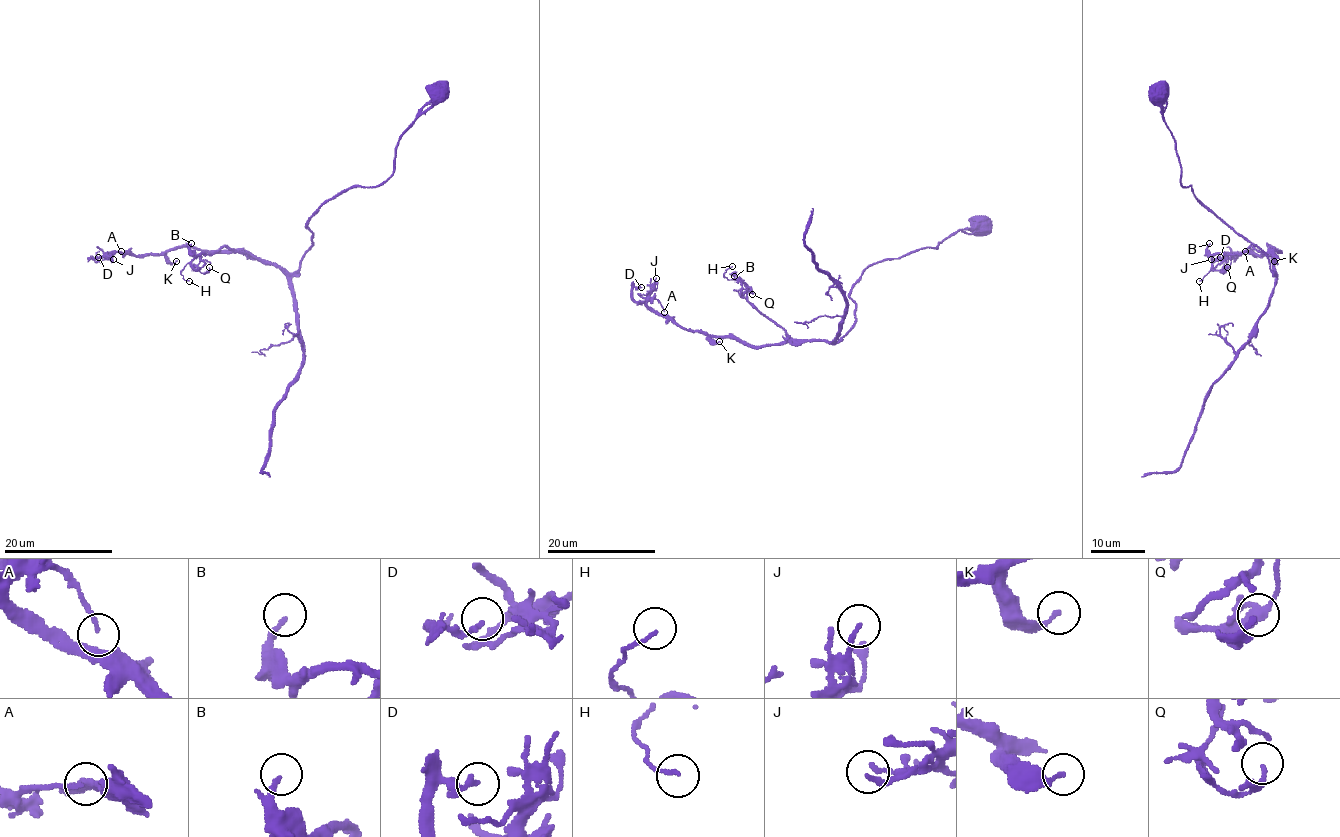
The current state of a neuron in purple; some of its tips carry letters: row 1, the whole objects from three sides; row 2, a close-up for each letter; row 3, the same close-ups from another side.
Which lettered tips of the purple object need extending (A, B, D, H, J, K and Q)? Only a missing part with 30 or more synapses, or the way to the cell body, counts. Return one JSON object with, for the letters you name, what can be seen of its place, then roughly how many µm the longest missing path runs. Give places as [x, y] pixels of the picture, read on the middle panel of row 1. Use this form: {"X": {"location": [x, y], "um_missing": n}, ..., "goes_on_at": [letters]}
{"goes_on_at": []}

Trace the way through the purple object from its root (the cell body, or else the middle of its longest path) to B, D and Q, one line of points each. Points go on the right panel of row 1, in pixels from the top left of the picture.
B: (1157, 92), (1180, 182), (1276, 273), (1269, 252), (1211, 254), (1209, 243)
D: (1157, 92), (1164, 90), (1162, 119), (1176, 142), (1180, 182), (1254, 243), (1276, 273), (1278, 251), (1220, 257)
Q: (1157, 92), (1180, 182), (1276, 273), (1274, 258), (1251, 247), (1227, 267)

